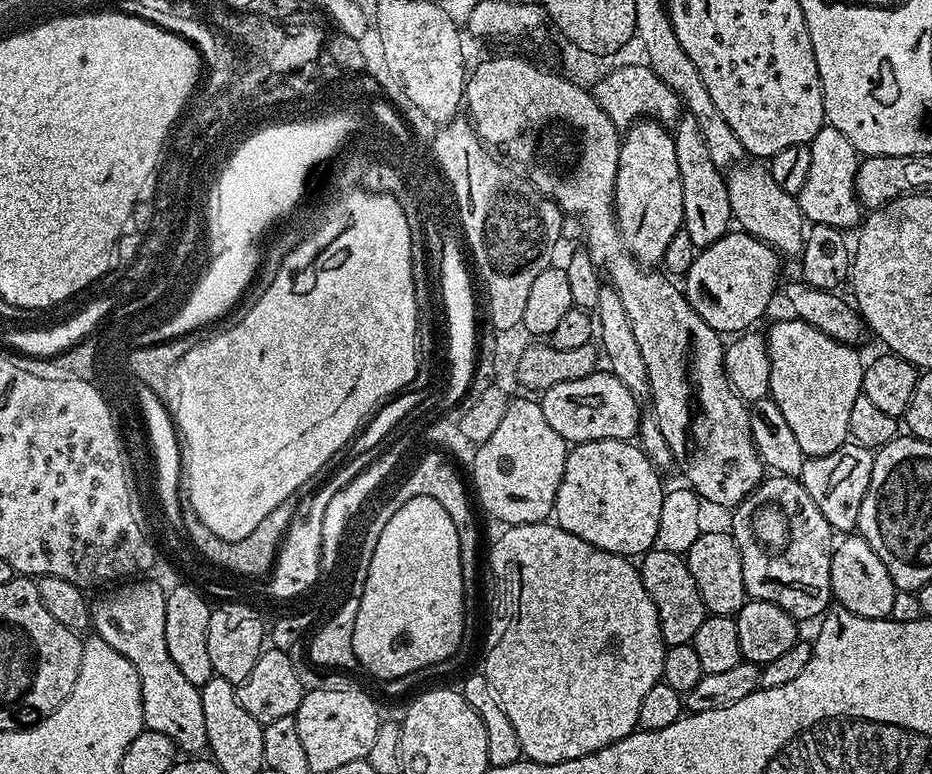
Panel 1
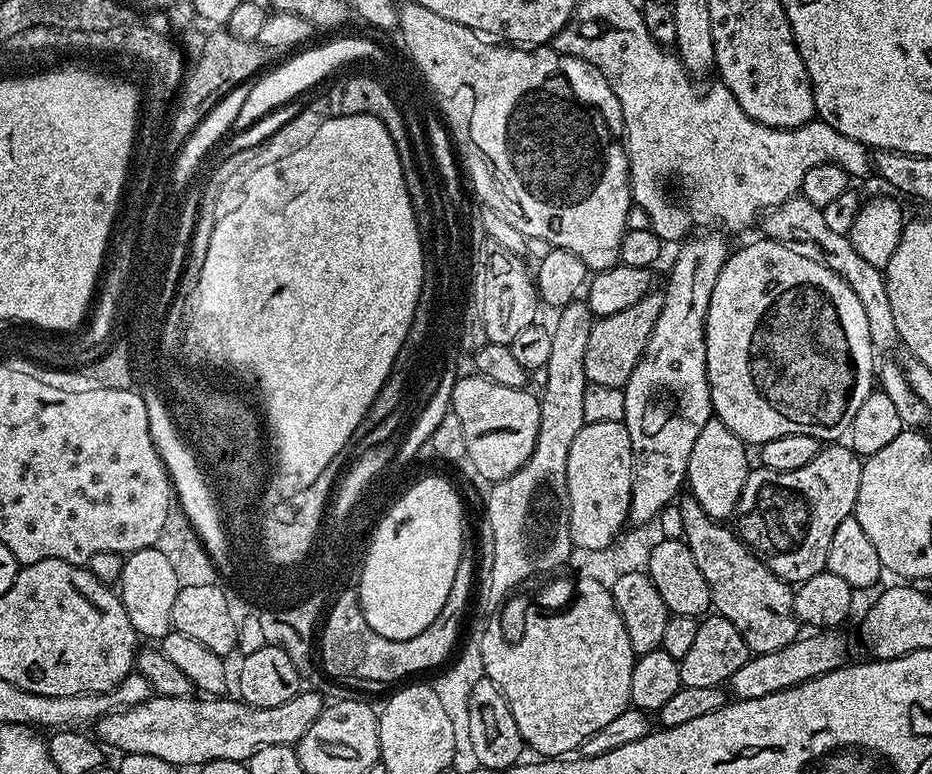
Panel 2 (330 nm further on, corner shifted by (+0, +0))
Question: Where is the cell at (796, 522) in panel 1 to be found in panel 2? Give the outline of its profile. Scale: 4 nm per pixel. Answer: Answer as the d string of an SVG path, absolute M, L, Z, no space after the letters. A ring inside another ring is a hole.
M832 442L806 466L789 472L753 467L736 504L734 531L778 578L799 586L825 571L834 530L856 511L861 457L851 447Z

